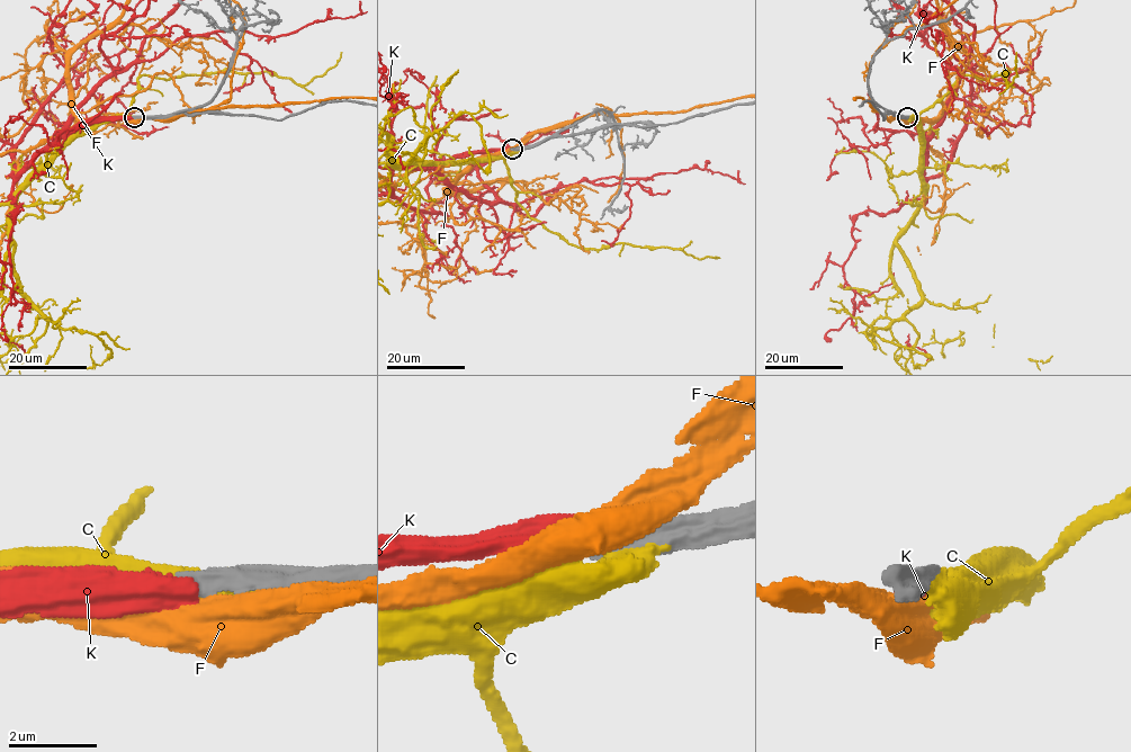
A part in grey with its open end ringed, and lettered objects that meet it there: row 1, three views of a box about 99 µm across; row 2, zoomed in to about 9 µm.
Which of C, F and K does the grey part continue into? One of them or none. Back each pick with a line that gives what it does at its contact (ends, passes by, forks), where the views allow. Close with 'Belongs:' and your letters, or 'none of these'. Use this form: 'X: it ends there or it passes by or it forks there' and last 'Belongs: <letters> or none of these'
K: it ends there
Belongs: K

